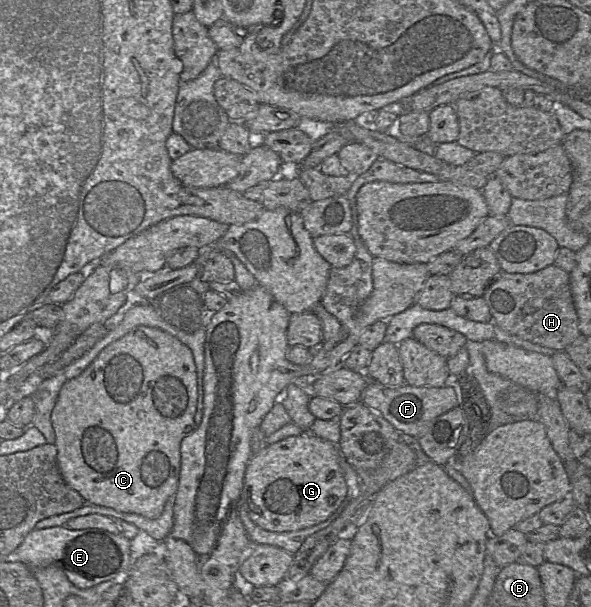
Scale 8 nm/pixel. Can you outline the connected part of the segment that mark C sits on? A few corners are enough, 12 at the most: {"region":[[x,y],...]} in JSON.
{"region":[[135,328],[67,380],[58,467],[149,519],[195,430],[190,348]]}

